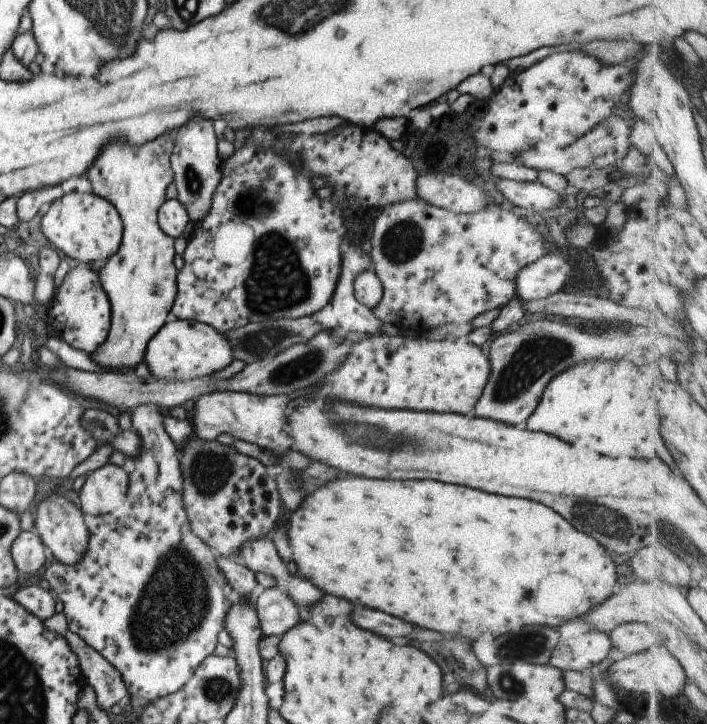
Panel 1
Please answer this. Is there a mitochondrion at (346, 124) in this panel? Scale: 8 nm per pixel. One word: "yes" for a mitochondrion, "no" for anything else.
no

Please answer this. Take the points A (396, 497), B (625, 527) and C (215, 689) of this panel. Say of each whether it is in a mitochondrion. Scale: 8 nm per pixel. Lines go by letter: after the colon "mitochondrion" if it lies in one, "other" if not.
A: other
B: mitochondrion
C: mitochondrion

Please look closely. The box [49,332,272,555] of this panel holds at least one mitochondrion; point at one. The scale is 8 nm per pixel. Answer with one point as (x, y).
(202, 487)

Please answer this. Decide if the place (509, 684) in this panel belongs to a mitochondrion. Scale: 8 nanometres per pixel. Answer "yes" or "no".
yes

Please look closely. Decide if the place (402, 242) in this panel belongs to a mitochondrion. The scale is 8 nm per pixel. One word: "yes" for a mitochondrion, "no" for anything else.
yes

